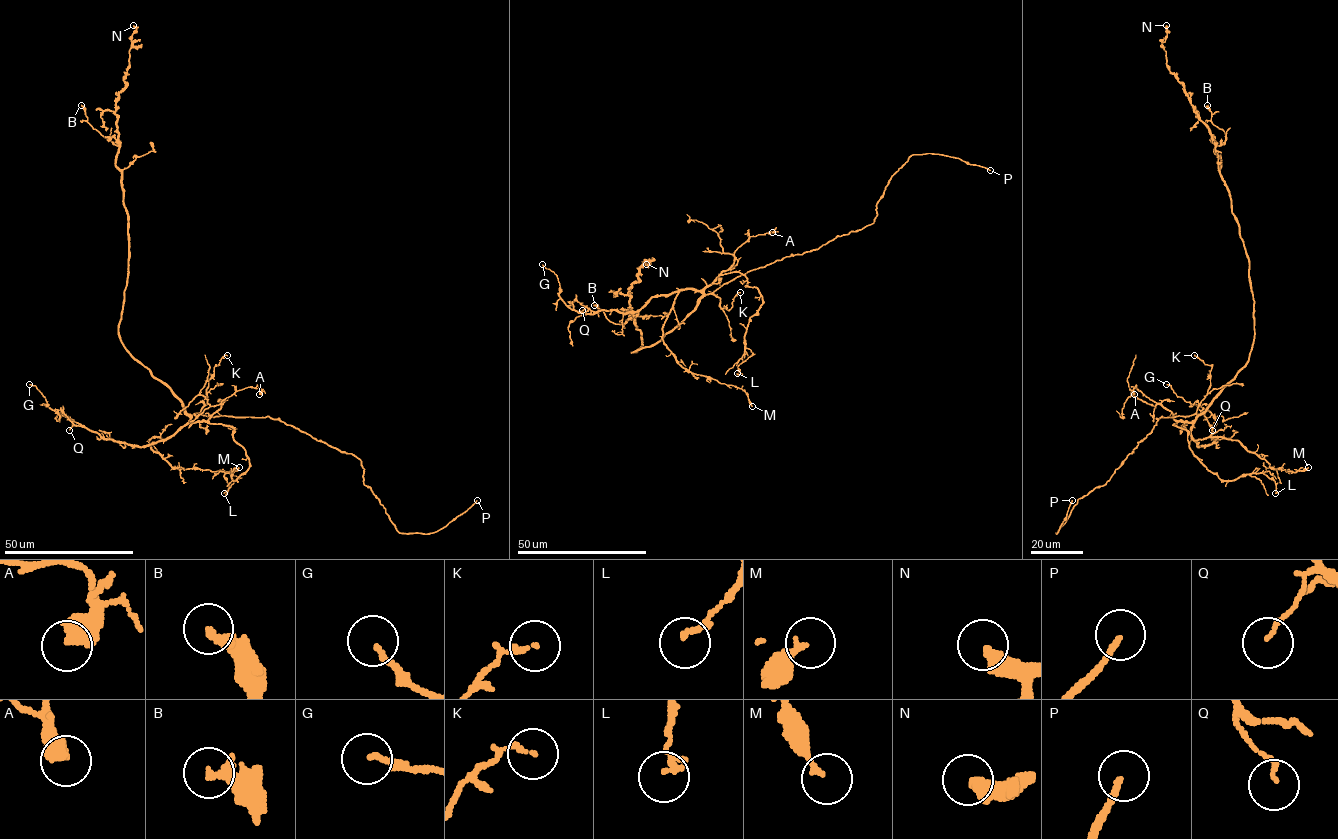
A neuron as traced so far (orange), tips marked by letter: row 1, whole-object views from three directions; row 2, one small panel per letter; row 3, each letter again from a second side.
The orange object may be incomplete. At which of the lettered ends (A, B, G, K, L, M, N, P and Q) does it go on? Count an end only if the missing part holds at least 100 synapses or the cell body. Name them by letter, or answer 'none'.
P

